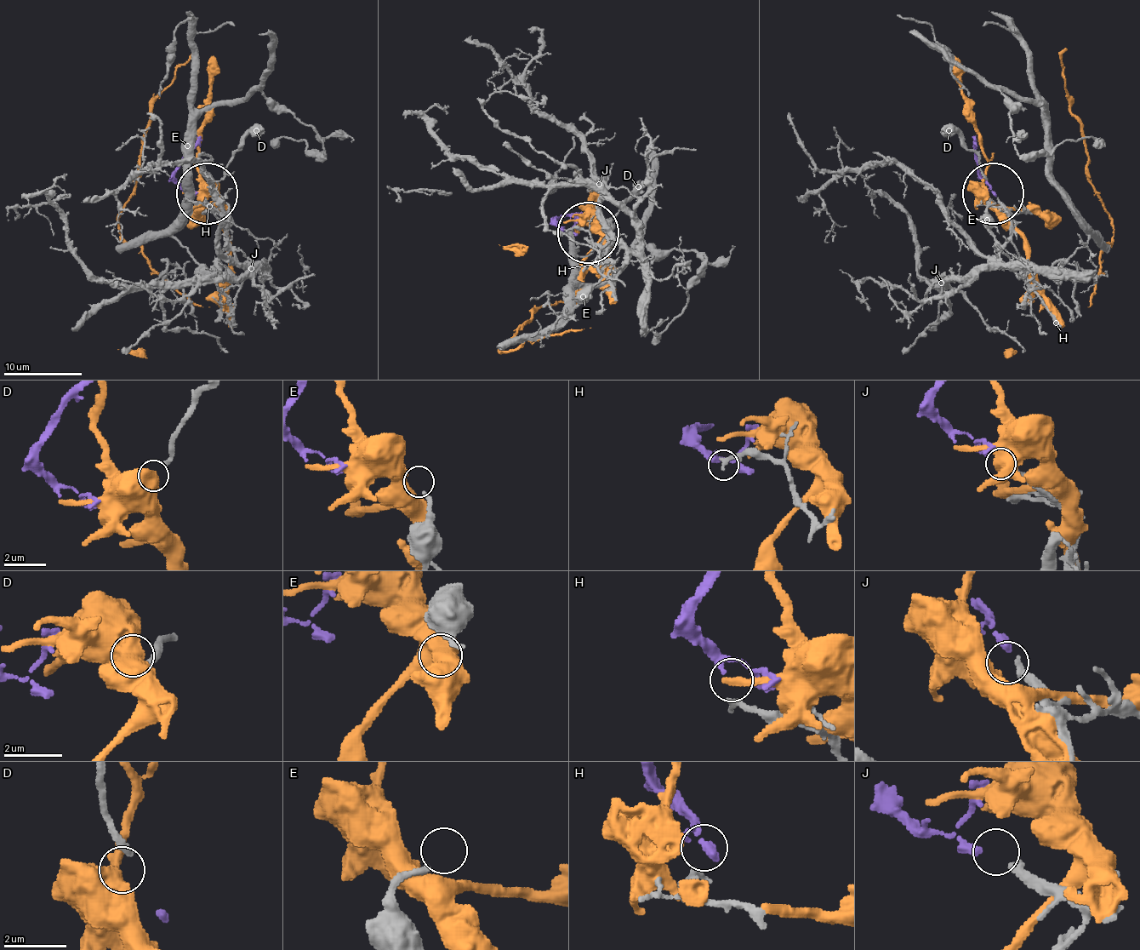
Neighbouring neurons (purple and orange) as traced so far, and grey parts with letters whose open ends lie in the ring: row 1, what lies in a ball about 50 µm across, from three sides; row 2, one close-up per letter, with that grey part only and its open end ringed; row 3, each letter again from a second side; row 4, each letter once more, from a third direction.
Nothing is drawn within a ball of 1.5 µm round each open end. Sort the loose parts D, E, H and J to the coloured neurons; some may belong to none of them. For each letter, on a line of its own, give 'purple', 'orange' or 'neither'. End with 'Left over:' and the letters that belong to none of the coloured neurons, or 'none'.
D: orange
E: neither
H: neither
J: purple
Left over: E, H

